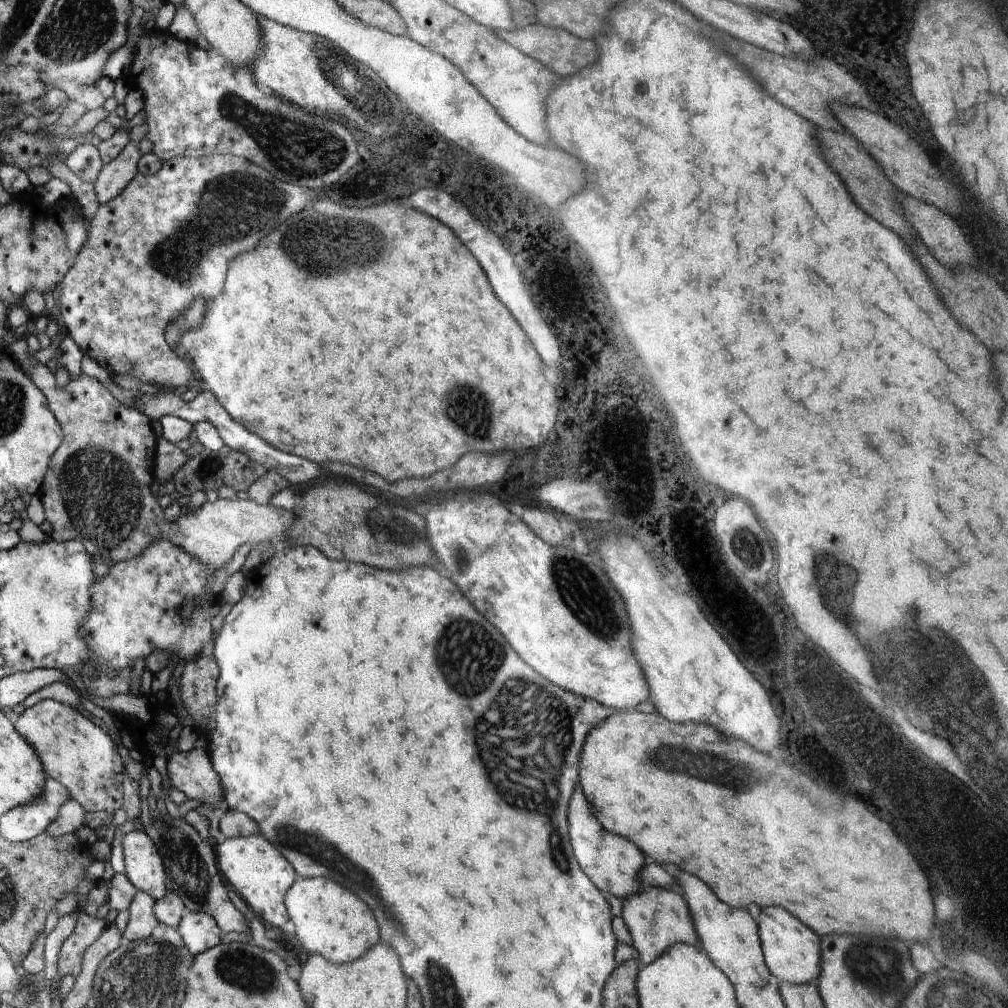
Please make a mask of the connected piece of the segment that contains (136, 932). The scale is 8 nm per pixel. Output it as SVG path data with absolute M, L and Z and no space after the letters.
M137 890L129 912L129 921L122 932L123 941L128 943L144 942L150 938L158 922L153 913L154 900L147 892Z

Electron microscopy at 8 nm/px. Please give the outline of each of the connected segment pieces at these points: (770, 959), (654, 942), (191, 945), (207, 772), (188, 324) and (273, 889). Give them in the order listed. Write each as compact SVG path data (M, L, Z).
M762 908L759 937L766 966L780 983L798 984L817 980L821 967L820 936L816 936L798 918L782 908Z
M643 887L634 896L623 900L621 917L632 936L632 944L638 951L641 965L654 962L665 950L676 943L701 949L689 906L678 890Z
M186 911L176 929L191 956L220 944L223 935L216 921L202 911Z
M194 747L188 752L175 750L167 758L167 774L172 786L184 792L188 799L198 800L202 804L212 804L215 808L220 807L219 802L223 800L220 777L213 769L206 749Z
M196 297L193 304L165 328L164 336L172 350L176 350L176 347L180 344L181 336L186 331L201 327L207 303L202 300L202 297Z
M260 833L245 837L226 837L222 844L218 844L215 854L223 880L235 888L259 918L276 928L282 928L289 920L285 894L298 876L288 859Z

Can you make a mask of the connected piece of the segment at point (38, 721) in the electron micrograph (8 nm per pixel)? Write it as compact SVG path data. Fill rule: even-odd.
M46 699L19 714L17 729L34 746L46 774L68 789L70 799L90 812L106 810L114 813L120 808L124 766L122 762L112 762L118 760L112 737L104 734L88 718L66 704Z

